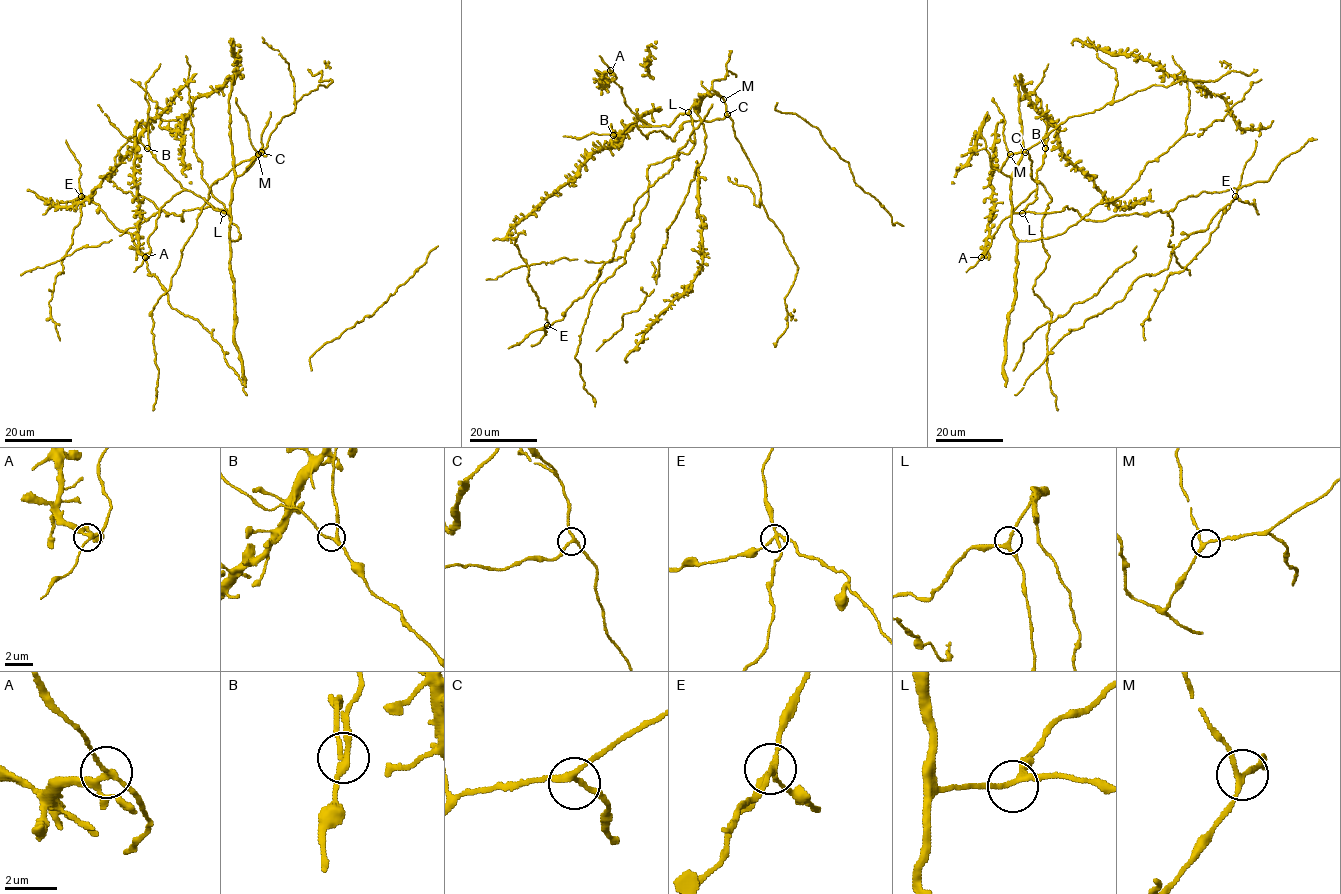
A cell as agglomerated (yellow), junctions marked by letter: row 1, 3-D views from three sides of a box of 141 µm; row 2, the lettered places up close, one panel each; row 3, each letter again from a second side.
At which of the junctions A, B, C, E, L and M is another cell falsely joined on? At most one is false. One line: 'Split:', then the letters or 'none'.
Split: E

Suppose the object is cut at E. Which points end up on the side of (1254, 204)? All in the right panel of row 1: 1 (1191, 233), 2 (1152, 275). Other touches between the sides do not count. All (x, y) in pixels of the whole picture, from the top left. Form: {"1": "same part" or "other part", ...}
{"1": "other part", "2": "other part"}

